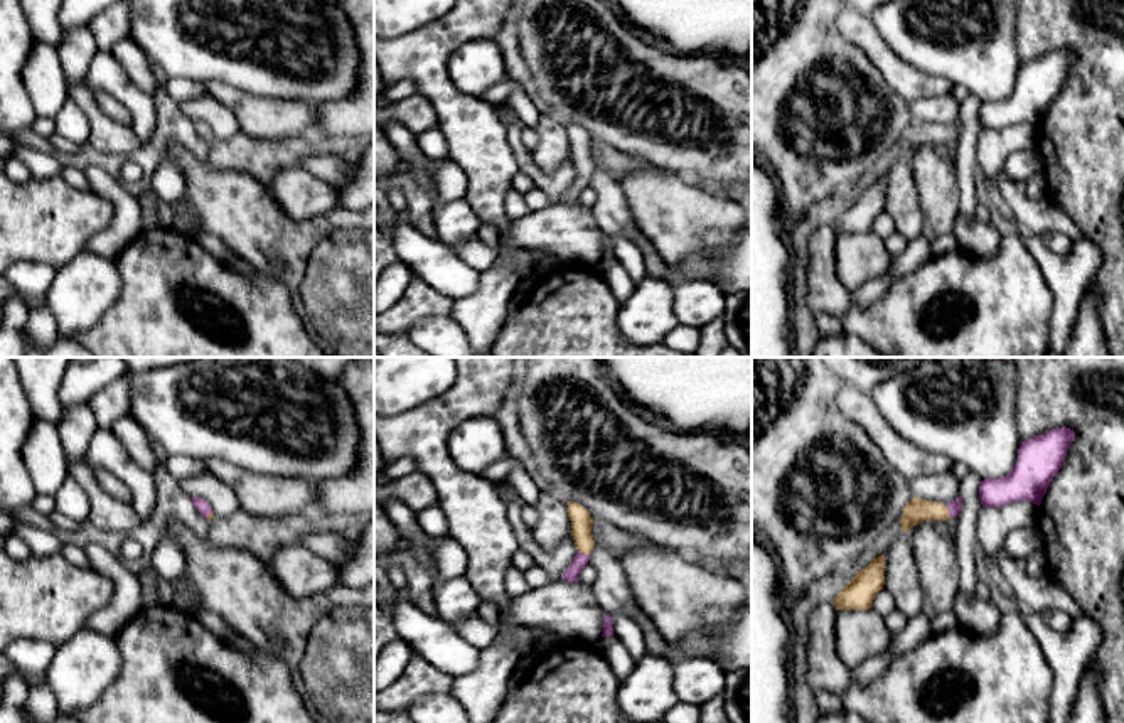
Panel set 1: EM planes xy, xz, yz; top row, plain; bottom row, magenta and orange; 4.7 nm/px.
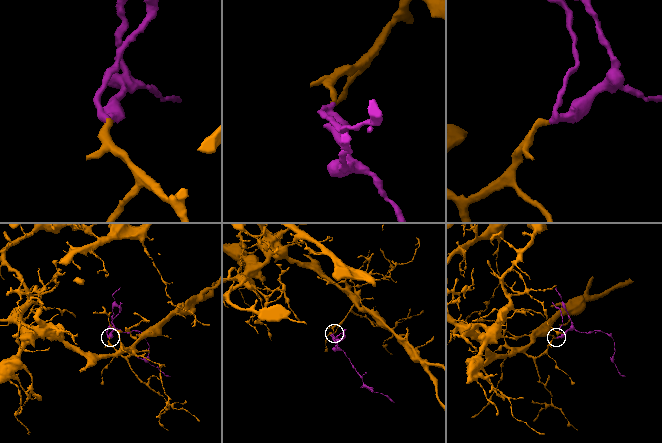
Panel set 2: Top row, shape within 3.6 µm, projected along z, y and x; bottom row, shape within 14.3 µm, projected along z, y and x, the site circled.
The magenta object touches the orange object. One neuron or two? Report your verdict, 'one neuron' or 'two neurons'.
one neuron

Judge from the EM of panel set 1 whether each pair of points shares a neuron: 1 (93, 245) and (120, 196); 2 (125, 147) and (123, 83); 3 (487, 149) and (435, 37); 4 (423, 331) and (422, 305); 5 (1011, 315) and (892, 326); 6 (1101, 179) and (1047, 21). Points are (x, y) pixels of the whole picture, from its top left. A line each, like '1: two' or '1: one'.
1: one
2: two
3: one
4: two
5: one
6: one

